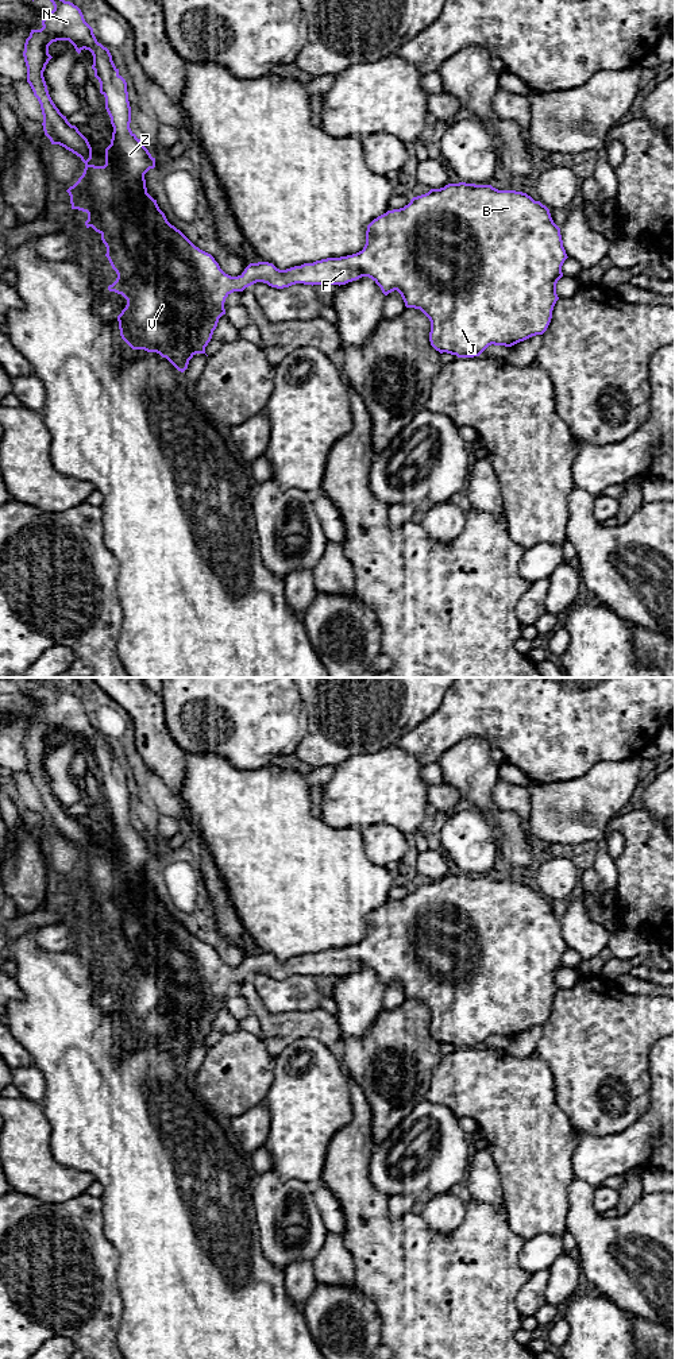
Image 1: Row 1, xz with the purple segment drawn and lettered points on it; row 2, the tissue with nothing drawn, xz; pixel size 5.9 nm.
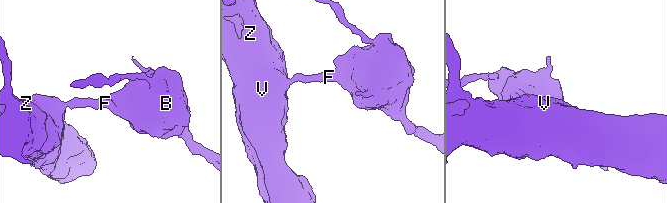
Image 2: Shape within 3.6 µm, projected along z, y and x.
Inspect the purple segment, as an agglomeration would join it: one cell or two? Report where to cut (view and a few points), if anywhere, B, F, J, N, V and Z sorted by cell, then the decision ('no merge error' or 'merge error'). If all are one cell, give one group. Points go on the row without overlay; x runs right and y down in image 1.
cut none; groups B F J N V Z; no merge error

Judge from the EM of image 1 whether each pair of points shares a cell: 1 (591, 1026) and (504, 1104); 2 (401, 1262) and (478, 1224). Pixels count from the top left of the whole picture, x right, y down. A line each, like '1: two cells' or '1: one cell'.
1: two cells
2: one cell

